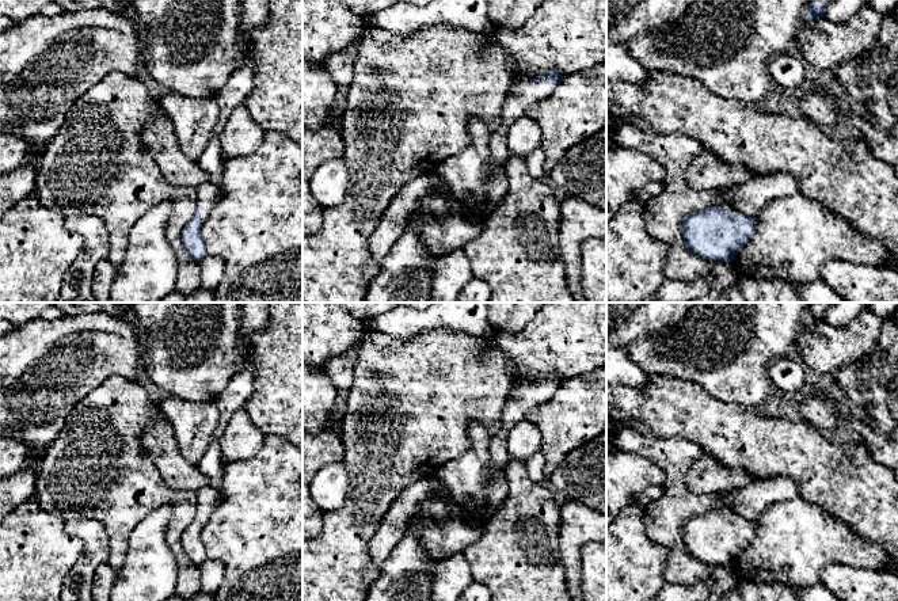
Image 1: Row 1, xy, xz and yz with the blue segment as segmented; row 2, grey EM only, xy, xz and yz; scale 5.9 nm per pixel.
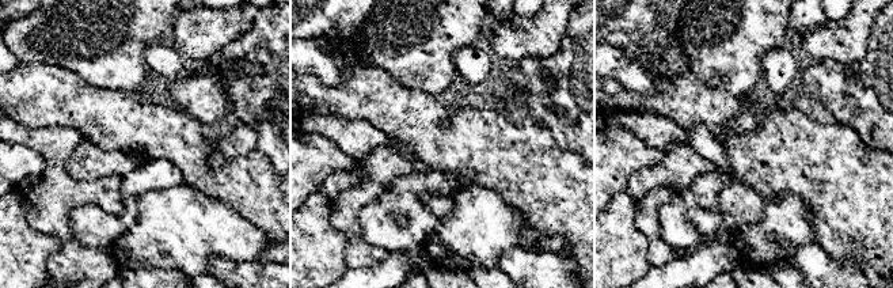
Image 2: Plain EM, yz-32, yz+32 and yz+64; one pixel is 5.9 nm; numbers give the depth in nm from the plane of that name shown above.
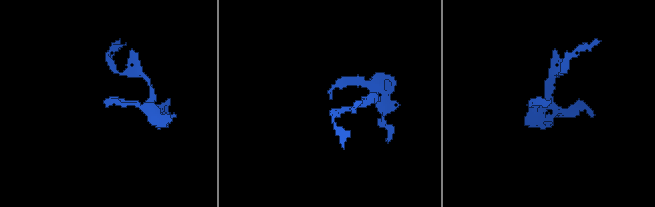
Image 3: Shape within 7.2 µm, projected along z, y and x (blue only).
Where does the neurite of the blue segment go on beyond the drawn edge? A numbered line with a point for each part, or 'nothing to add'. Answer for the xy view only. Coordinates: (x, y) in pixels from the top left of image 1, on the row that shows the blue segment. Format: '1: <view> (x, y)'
1: xy (208, 194)

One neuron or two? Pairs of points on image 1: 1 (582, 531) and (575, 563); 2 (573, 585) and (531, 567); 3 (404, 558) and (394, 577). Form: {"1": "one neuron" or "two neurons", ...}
{"1": "one neuron", "2": "two neurons", "3": "one neuron"}

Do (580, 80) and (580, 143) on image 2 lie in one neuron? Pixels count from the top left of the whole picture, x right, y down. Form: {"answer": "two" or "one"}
{"answer": "one"}

